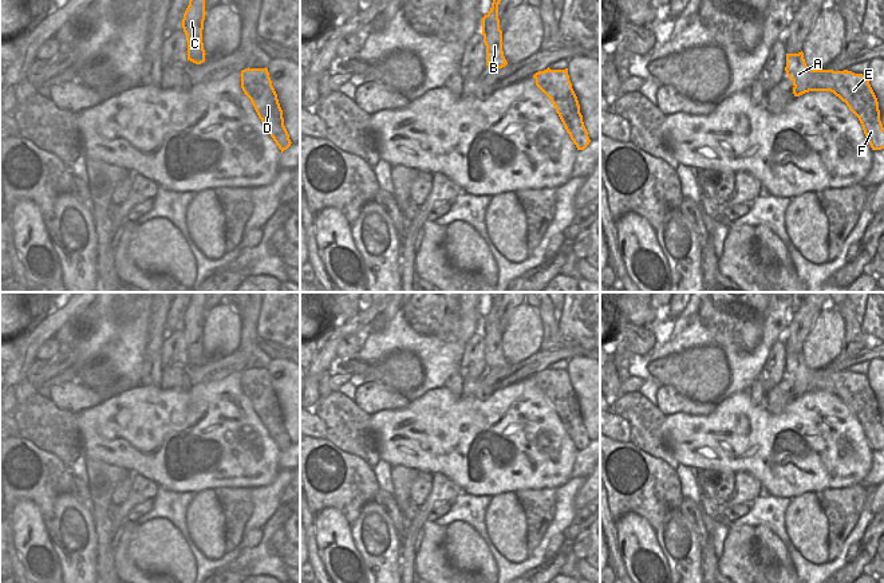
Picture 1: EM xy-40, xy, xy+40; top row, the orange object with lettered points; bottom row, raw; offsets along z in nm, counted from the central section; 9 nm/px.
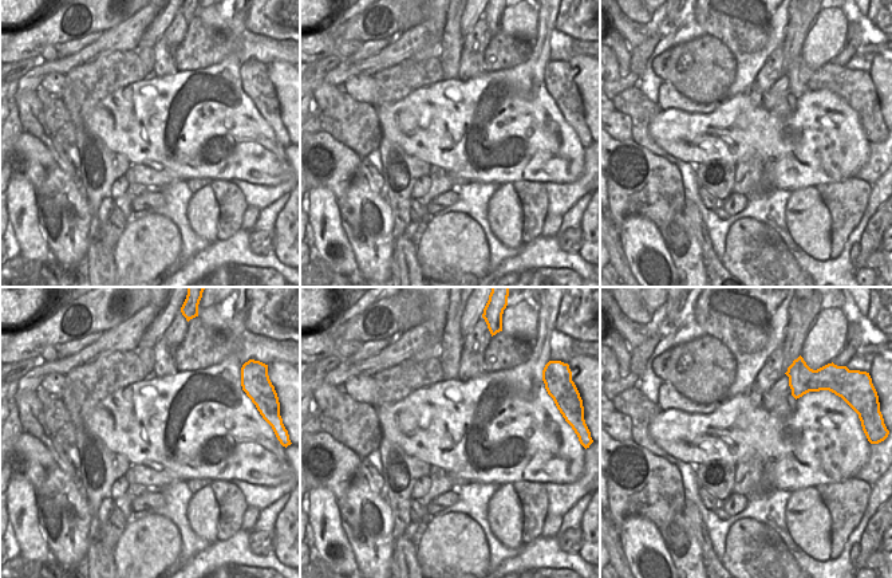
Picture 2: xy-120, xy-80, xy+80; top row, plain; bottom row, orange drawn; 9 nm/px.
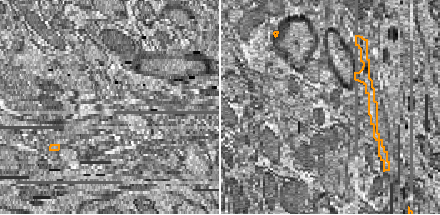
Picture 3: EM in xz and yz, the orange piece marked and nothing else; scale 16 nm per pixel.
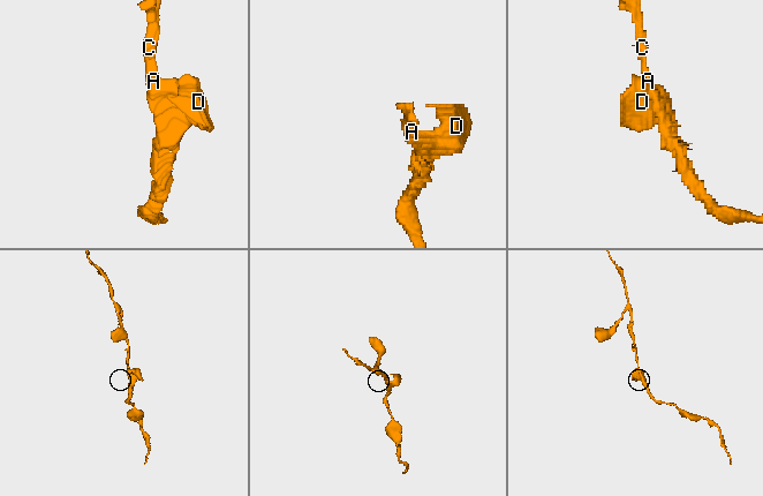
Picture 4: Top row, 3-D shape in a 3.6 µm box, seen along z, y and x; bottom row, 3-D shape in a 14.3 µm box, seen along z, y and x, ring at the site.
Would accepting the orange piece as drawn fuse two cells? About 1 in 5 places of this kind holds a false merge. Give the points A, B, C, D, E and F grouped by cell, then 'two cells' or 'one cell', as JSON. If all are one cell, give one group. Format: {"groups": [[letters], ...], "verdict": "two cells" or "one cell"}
{"groups": [["A", "B", "C", "D", "E", "F"]], "verdict": "one cell"}

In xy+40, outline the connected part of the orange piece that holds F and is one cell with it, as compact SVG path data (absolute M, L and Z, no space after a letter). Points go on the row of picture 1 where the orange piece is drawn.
M802 51L786 54L785 71L793 80L794 96L809 91L833 92L859 118L872 150L884 149L884 127L880 121L879 102L868 75L848 70L812 70L806 66Z

